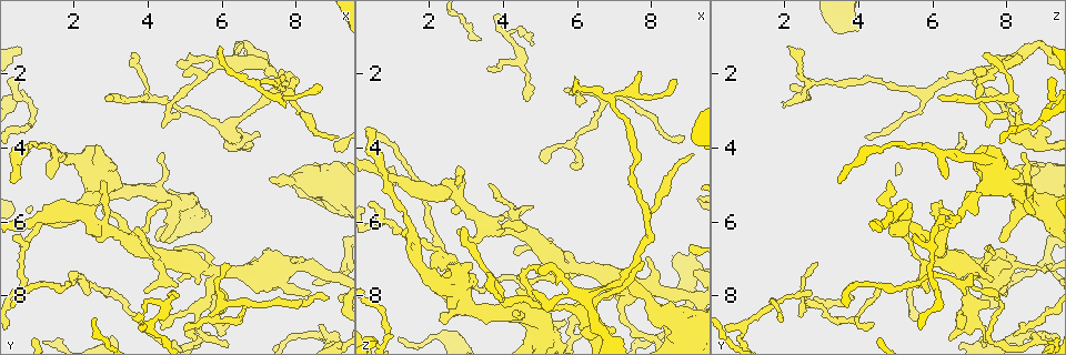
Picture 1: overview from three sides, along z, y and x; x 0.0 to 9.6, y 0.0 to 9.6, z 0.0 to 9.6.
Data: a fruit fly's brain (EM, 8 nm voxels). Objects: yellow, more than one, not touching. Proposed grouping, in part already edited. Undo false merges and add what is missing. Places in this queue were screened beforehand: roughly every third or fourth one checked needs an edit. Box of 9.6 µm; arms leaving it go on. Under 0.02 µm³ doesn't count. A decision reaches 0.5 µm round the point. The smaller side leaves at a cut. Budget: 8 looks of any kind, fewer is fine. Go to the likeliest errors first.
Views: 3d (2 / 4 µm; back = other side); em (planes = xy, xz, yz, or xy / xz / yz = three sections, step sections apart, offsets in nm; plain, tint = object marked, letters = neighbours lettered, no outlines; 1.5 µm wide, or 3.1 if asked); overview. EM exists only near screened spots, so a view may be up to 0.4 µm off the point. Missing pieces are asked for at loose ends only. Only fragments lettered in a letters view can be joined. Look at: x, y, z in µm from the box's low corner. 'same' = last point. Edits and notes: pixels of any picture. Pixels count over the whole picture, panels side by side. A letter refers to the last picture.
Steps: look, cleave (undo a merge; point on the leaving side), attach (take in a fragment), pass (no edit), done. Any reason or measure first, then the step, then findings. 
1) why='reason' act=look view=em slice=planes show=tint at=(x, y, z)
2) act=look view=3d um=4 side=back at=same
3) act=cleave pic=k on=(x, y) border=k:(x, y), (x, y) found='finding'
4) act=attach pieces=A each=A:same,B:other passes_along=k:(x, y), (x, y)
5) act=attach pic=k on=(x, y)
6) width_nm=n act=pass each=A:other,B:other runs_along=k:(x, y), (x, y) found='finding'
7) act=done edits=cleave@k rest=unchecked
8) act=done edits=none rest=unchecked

why='free end' act=look view=em slice=planes show=letters at=(6.10, 7.10, 2.80)

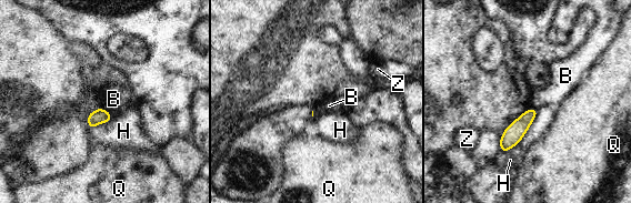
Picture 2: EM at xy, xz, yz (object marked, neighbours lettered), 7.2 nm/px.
longest_contact=H:420nm act=pass each=B:other,H:other,Q:other,Z:other found='none of them fits'

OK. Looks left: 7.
why='free end' act=look view=3d um=4 at=(1.35, 4.80, 6.40)

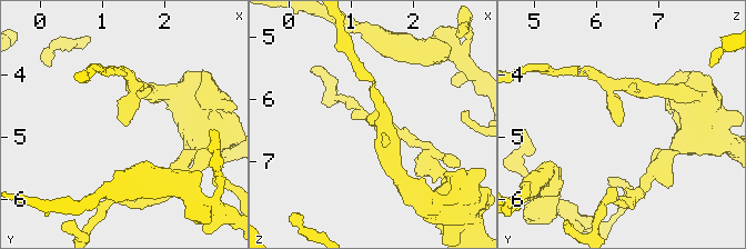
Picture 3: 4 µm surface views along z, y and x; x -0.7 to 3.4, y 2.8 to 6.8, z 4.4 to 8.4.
why='shape alone is not enough' act=look view=em slice=planes show=letters at=(1.35, 4.85, 6.40)

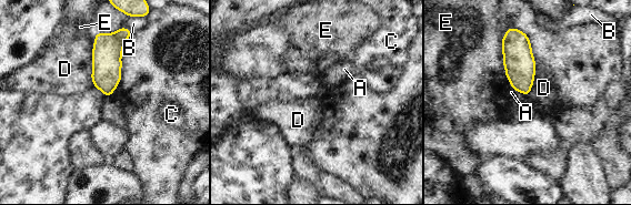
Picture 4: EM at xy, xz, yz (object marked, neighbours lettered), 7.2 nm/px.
width_nm=170 act=pass each=A:other,B:other,C:other,D:other,E:other border=4:(537, 68), (533, 84), (527, 95) found='none of them fits'

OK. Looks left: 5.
why='tapers out' act=look view=3d um=2 at=(4.40, 8.85, 6.80)

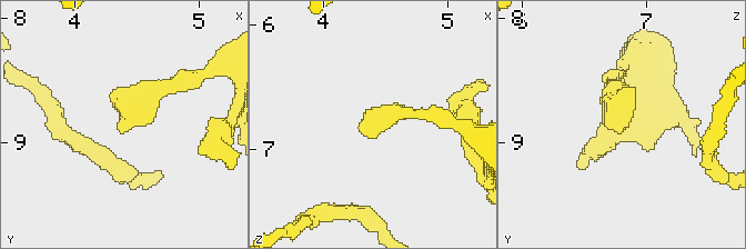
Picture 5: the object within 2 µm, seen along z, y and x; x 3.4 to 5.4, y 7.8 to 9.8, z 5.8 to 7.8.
why='shape alone is not enough' act=look view=em slice=planes show=letters at=(4.36, 8.86, 6.84)

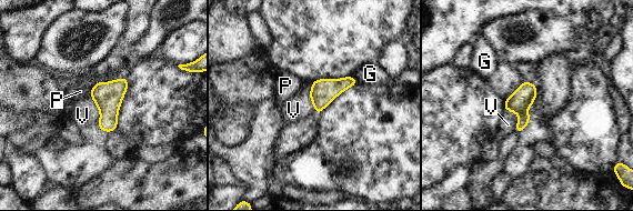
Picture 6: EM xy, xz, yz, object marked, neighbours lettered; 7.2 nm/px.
width_nm=130 longest_contact=V:220nm act=pass each=G:other,P:other,V:other found='none of them fits'

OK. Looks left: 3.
act=done edits=none rest=unchecked

